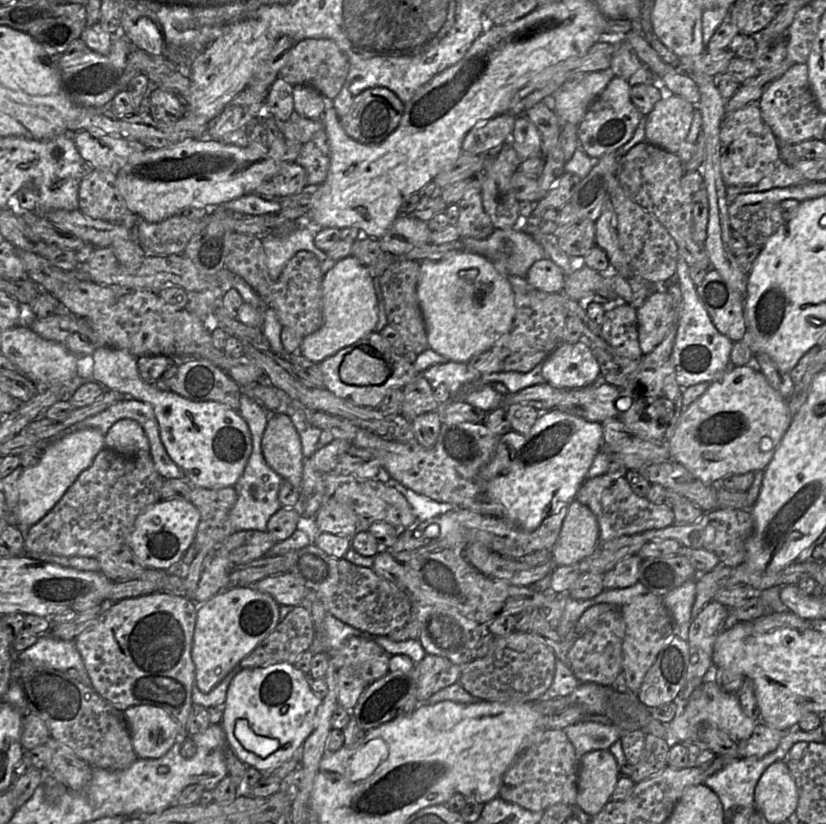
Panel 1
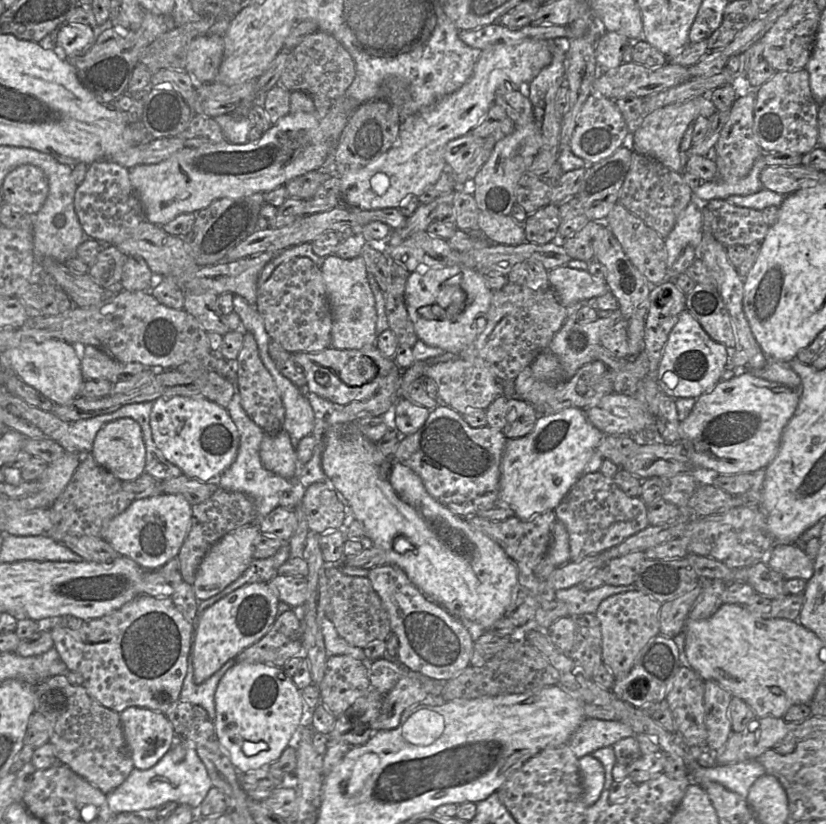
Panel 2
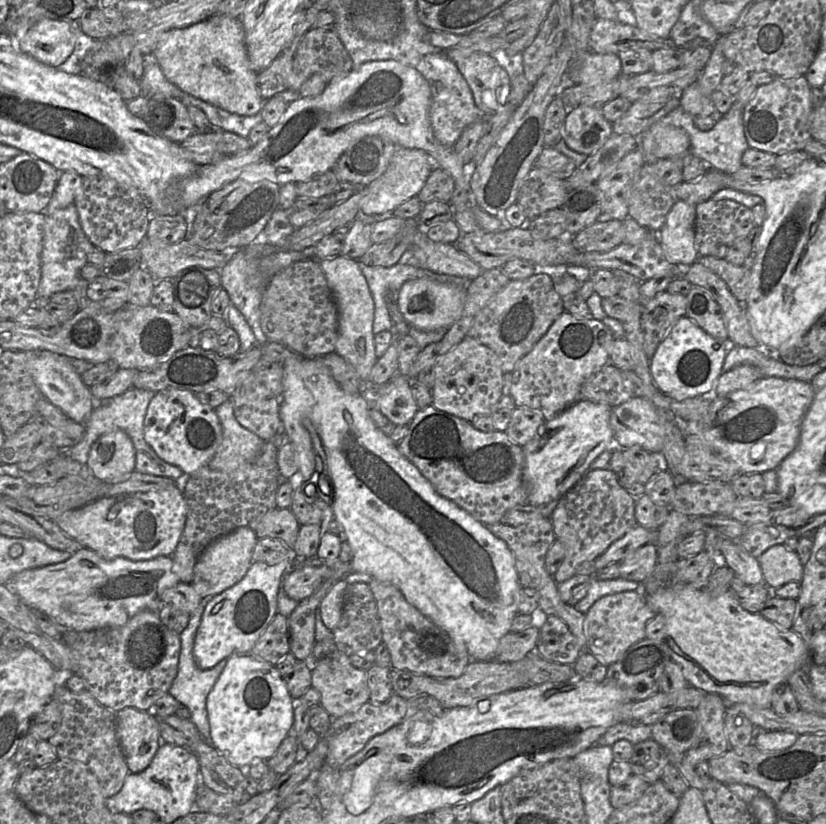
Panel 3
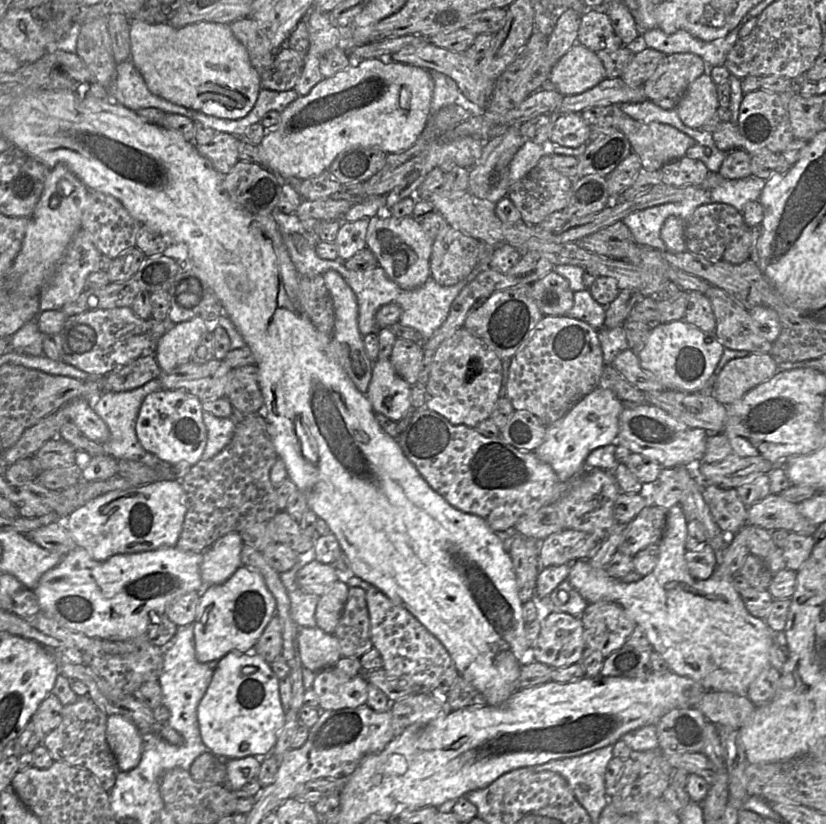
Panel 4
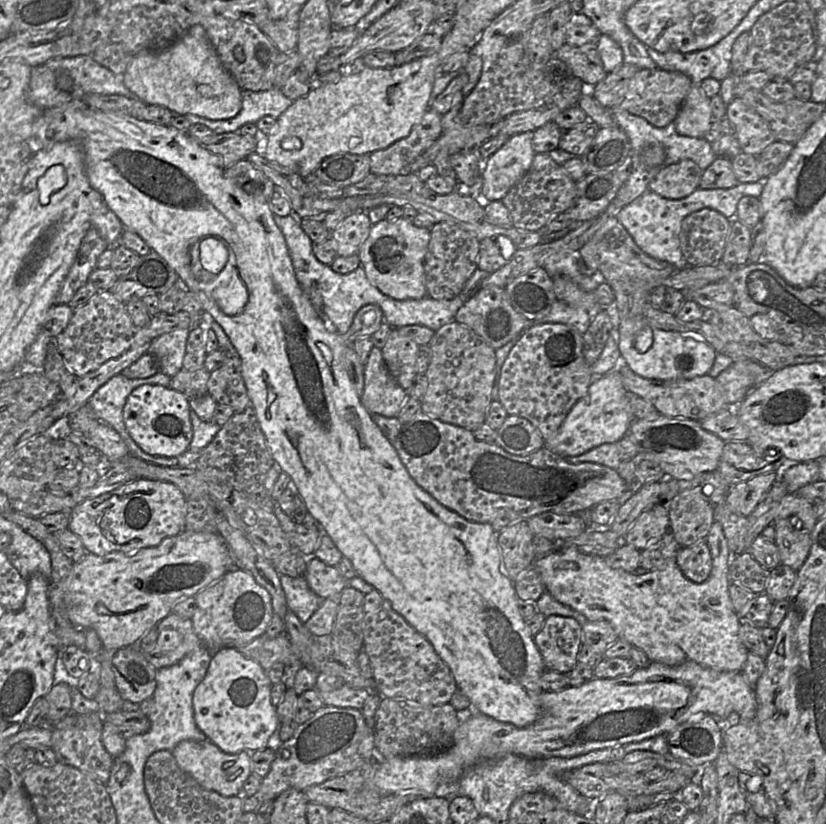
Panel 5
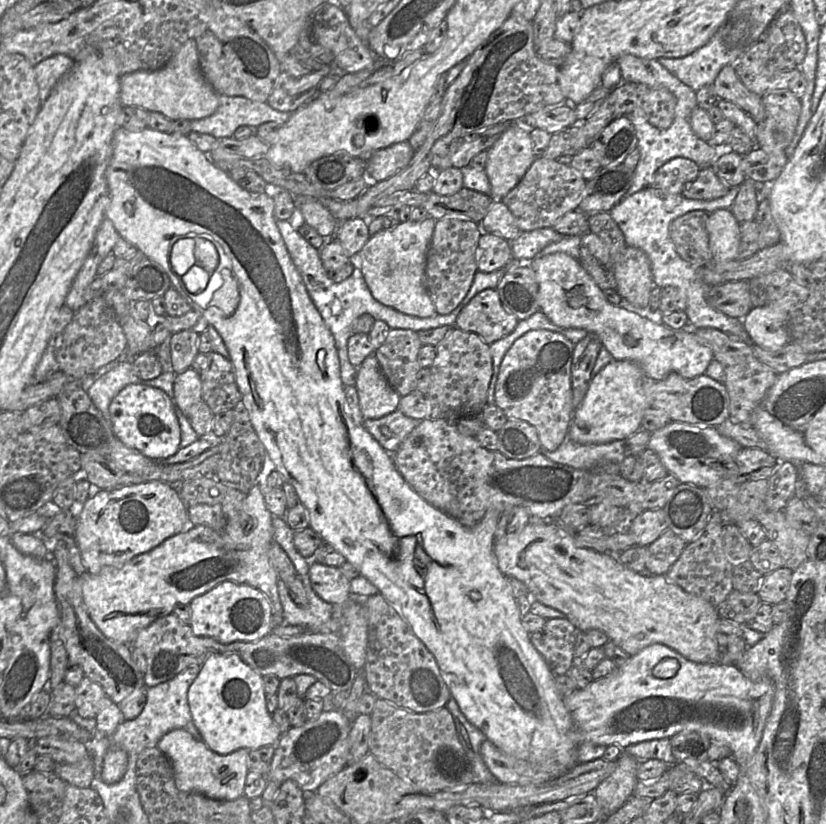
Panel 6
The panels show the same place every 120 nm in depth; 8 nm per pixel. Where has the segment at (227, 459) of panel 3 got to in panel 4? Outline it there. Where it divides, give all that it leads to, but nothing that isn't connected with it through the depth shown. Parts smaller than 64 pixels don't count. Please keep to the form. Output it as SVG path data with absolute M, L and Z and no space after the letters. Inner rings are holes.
M204 411L203 422L207 430L207 443L202 459L209 460L230 443L235 430L236 419L234 416L216 417Z

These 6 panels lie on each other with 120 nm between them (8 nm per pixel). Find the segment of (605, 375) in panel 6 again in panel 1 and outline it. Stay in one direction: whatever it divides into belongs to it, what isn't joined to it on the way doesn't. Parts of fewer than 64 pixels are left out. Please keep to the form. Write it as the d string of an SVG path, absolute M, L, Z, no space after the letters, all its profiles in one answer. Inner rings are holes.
M557 409L542 412L528 433L510 431L499 438L492 459L479 474L480 493L486 494L500 505L502 517L498 518L510 521L523 531L531 532L546 517L575 500L594 457L602 447L602 435L600 423L588 422Z

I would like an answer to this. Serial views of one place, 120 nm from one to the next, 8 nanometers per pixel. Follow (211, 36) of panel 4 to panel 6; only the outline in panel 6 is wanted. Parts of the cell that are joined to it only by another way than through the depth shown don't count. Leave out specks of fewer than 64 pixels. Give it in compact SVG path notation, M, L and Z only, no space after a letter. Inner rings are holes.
M194 39L186 40L161 69L137 70L123 74L120 79L120 92L123 106L136 106L148 112L159 112L172 121L206 118L216 111L219 104L218 94L201 72Z

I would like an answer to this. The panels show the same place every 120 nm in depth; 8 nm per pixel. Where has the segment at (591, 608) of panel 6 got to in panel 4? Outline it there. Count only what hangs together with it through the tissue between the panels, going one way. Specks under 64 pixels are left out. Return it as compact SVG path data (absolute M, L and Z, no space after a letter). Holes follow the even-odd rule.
M681 506L667 511L666 527L659 542L659 558L655 568L640 580L624 583L610 577L604 568L596 568L587 559L571 564L567 581L588 602L610 601L618 603L628 617L645 632L653 651L667 662L671 672L700 683L706 692L729 692L746 696L750 684L770 665L769 654L774 643L774 633L763 619L752 616L745 608L742 598L726 576L723 563L724 550L716 551L717 567L706 580L694 579L685 562L687 519Z

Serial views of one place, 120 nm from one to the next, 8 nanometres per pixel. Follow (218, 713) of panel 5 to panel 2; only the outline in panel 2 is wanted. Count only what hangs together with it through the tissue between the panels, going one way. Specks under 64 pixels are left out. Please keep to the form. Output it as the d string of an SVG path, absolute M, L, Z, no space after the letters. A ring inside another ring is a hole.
M236 663L215 692L215 729L222 749L240 773L267 768L277 761L299 728L304 712L302 691L282 668L265 663Z

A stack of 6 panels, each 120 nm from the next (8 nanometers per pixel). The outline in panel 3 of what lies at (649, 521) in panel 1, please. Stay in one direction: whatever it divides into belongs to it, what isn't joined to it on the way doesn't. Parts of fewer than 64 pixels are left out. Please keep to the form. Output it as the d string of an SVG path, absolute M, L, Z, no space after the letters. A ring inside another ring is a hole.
M609 469L588 470L581 480L550 506L555 537L565 549L565 557L553 576L561 583L575 575L578 567L602 554L618 538L638 523L635 519L636 498L619 484Z

